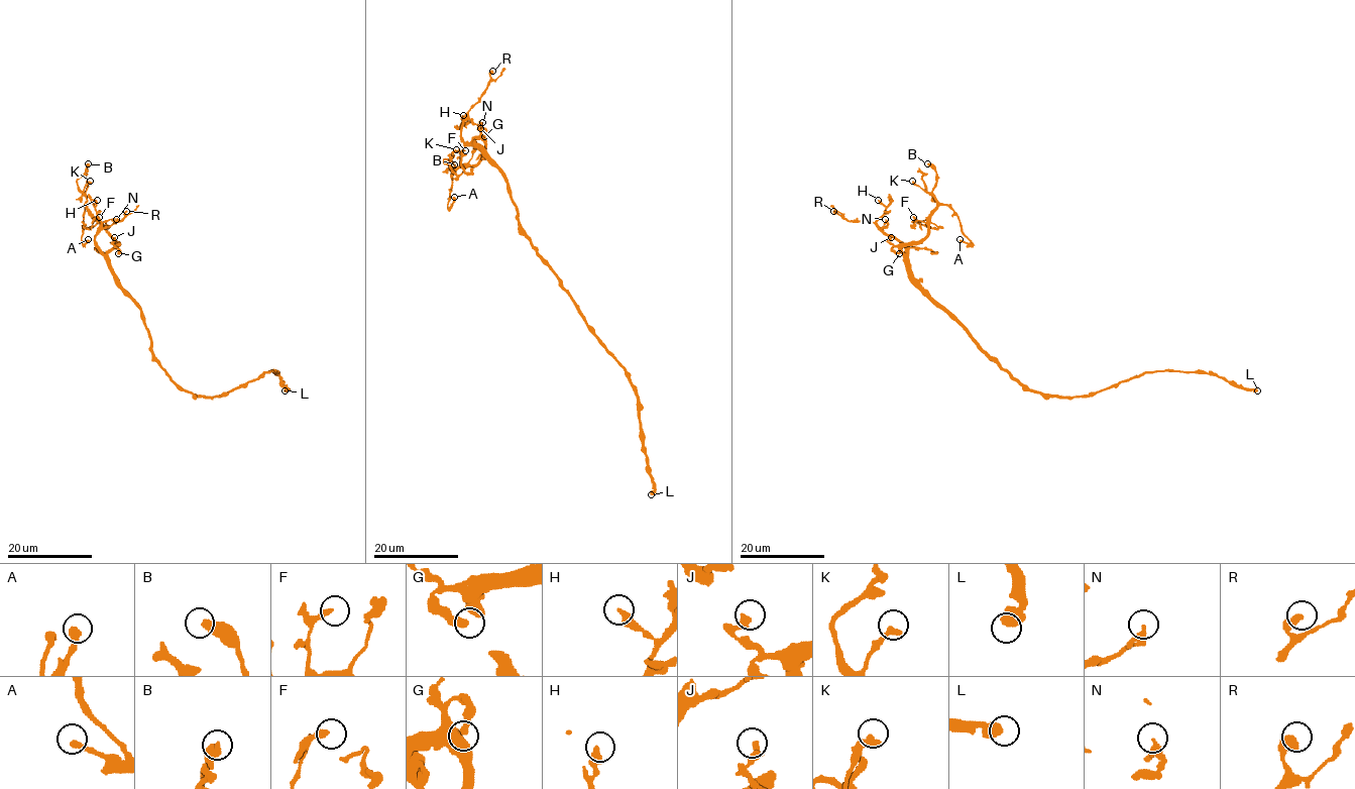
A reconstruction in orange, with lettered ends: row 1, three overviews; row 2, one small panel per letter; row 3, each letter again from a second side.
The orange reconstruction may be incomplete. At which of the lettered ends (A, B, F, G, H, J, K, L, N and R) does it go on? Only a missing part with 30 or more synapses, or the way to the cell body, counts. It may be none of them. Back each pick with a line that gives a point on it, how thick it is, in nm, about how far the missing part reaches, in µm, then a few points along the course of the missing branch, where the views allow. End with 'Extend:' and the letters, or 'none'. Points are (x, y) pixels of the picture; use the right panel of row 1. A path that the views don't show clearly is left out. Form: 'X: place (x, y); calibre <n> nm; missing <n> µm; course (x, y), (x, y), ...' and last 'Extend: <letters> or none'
N: place (885, 219); calibre 240 nm; missing 9 µm; course (885, 219), (885, 222), (870, 218), (870, 211), (875, 205)
Extend: N

